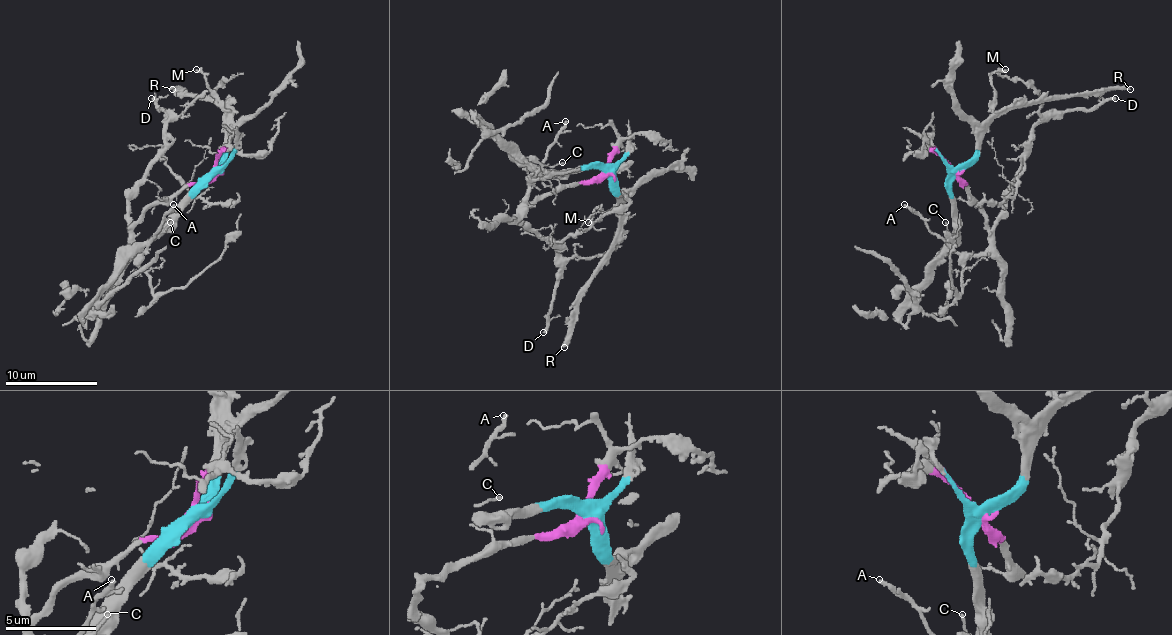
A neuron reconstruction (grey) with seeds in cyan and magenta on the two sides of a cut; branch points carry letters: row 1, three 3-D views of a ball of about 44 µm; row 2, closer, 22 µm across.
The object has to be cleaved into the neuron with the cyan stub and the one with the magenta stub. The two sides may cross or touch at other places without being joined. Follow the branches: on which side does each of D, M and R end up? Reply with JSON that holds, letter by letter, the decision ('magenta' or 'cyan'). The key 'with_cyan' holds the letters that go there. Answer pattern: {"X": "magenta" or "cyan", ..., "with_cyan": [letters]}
{"D": "magenta", "M": "cyan", "R": "cyan", "with_cyan": ["M", "R"]}

